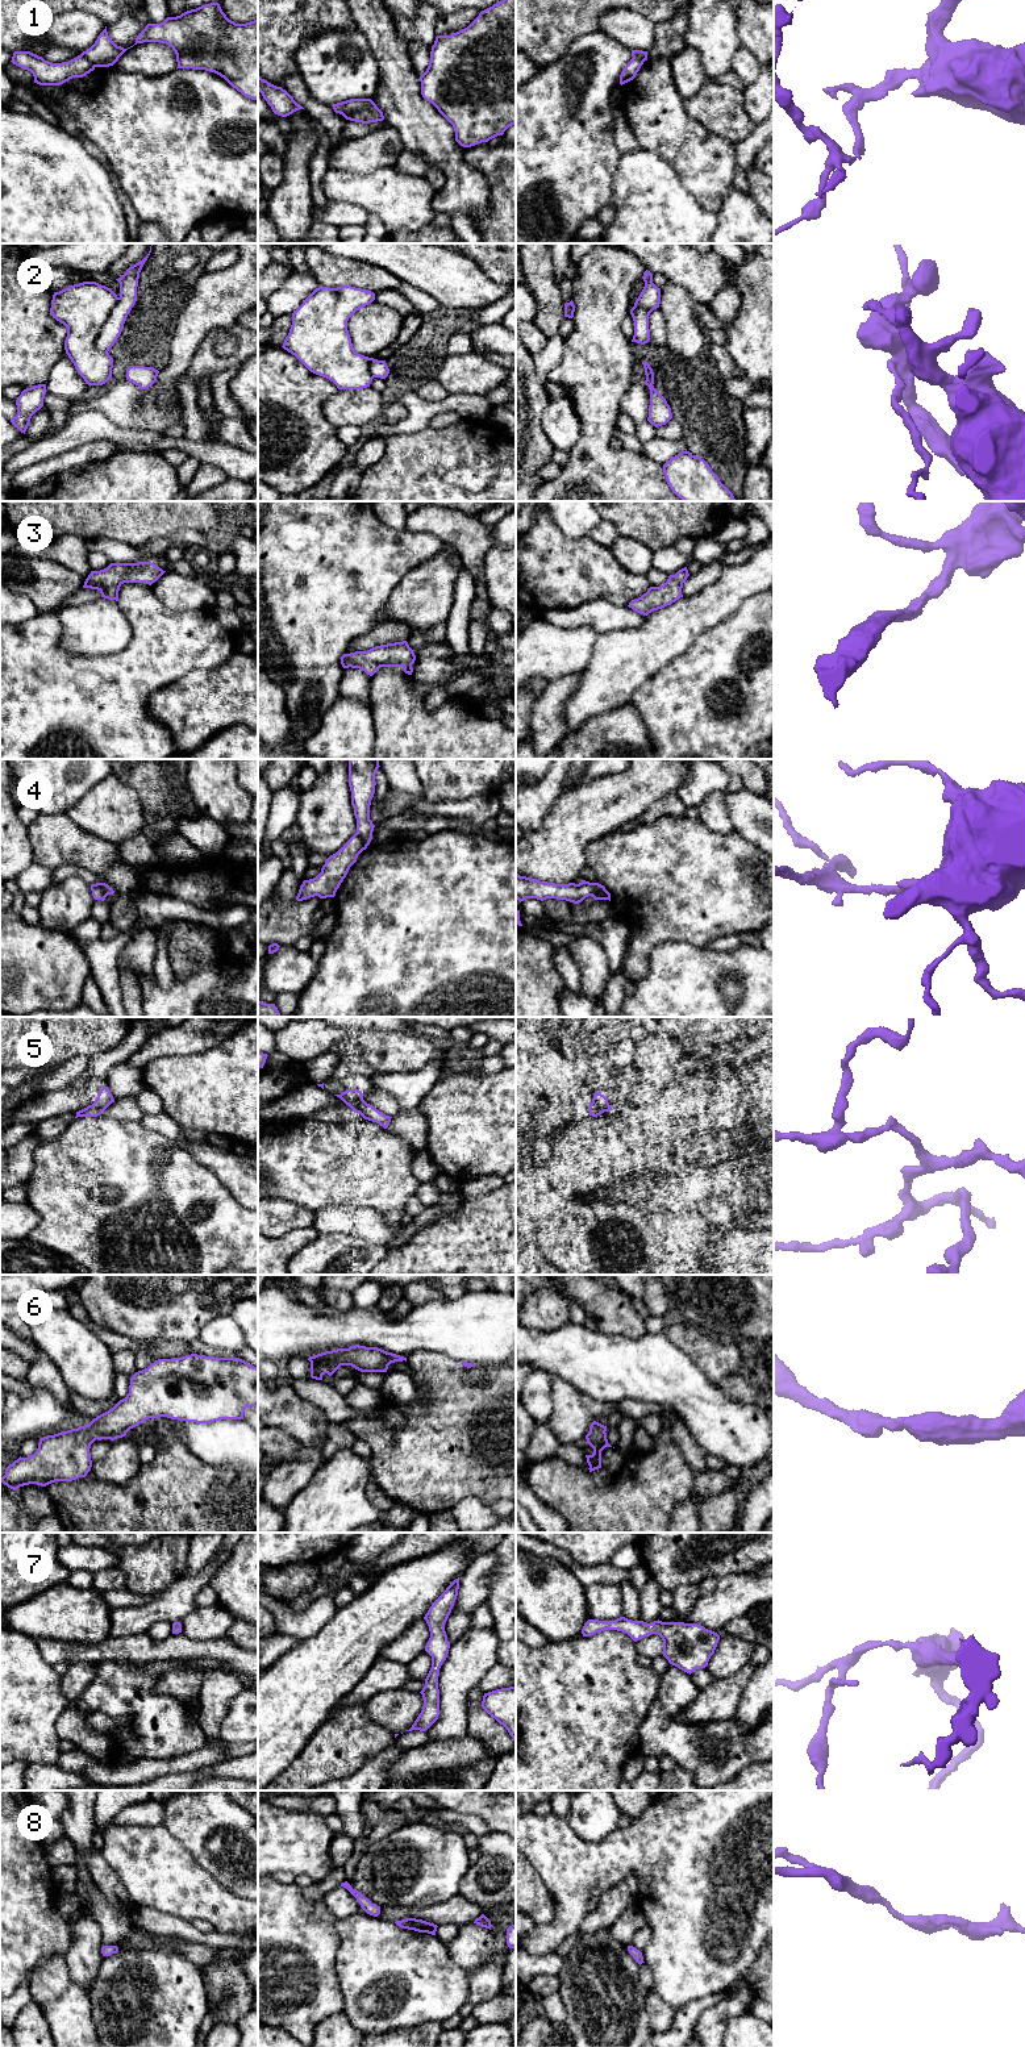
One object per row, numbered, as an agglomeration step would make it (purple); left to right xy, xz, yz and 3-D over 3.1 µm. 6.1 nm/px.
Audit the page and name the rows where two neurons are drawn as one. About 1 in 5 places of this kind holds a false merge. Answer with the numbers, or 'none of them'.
1, 4, 5

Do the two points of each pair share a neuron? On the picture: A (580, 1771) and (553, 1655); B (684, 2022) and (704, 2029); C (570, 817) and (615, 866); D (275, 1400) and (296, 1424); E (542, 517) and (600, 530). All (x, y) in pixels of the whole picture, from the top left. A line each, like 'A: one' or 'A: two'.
A: one
B: two
C: two
D: one
E: two

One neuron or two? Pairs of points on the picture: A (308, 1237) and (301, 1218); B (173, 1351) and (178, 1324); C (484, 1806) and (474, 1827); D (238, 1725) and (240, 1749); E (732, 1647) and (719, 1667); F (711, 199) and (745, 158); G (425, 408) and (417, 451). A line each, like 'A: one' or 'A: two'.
A: two
B: two
C: two
D: two
E: one
F: two
G: two

